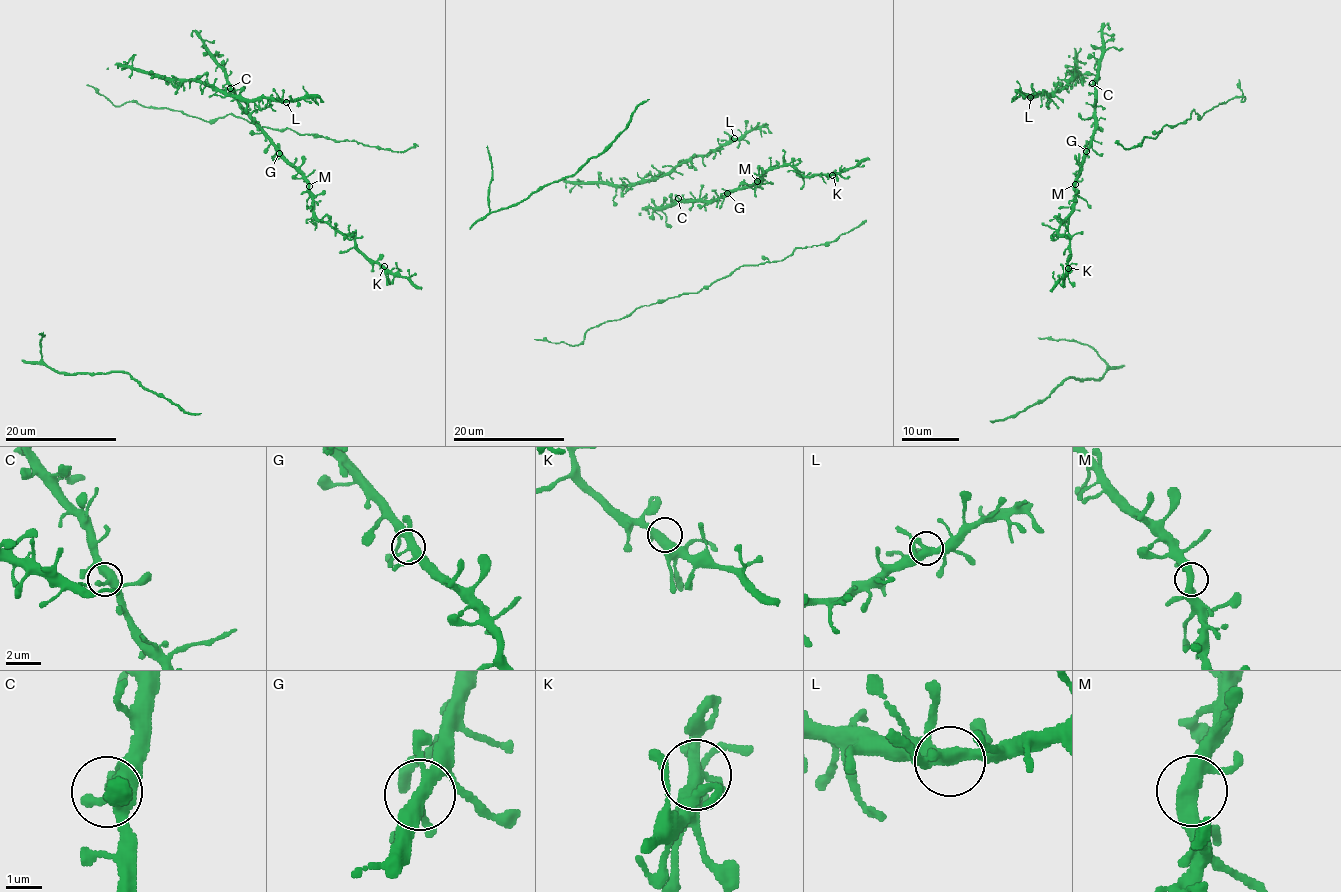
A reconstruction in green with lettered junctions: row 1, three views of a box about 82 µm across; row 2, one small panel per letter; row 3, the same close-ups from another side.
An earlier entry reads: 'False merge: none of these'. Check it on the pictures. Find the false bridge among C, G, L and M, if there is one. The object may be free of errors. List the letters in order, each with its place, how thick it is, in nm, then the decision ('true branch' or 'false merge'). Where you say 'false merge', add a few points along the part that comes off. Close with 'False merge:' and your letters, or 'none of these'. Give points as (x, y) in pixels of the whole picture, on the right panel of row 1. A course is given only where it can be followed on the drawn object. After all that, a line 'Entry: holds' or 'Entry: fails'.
C: place (1092, 83); calibre 360 nm; true branch
G: place (1086, 151); calibre 360 nm; true branch
L: place (1030, 97); calibre 360 nm; true branch
M: place (1075, 184); calibre 360 nm; true branch
False merge: none of these
Entry: holds

